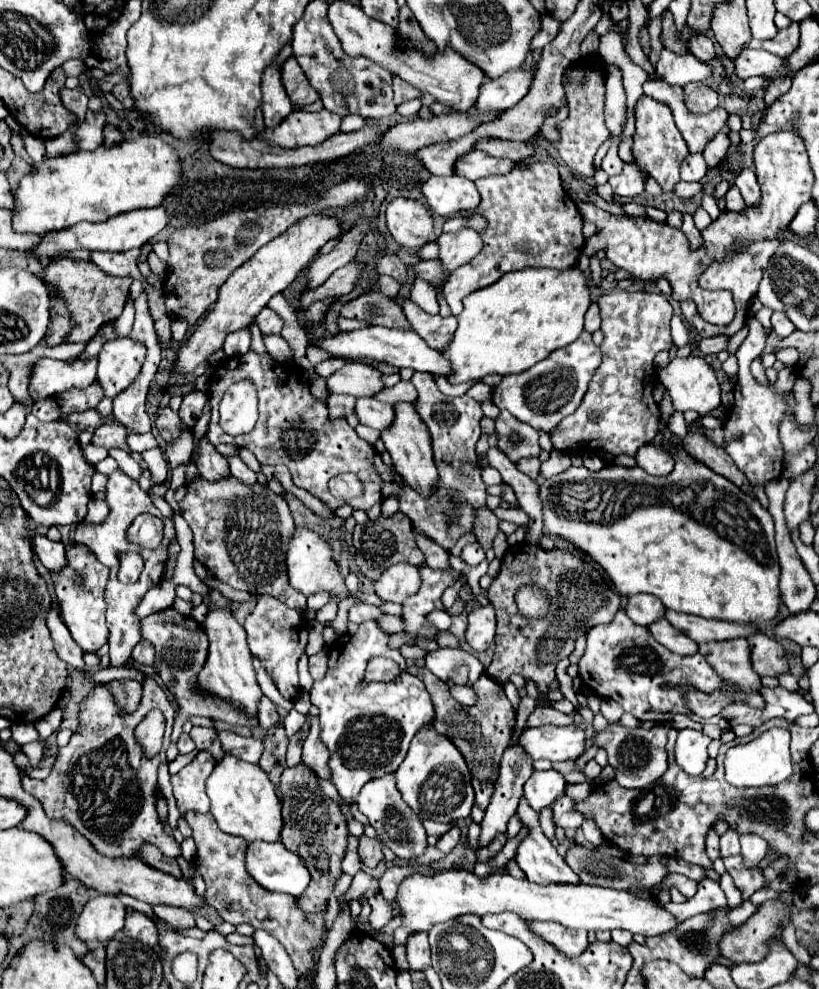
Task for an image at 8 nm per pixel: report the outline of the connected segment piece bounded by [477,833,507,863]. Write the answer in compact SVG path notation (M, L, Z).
M503 833L503 835L497 835L497 839L493 839L487 847L477 849L477 861L479 861L479 863L487 863L489 859L493 859L493 857L503 849L505 843L507 843L507 835L505 835L505 833Z

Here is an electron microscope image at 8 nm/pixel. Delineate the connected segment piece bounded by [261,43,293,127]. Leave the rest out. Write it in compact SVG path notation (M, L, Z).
M287 43L283 47L283 51L275 57L275 63L271 63L271 67L267 67L267 71L263 73L261 109L263 109L263 117L265 117L267 127L275 127L277 123L281 123L293 111L291 101L289 101L289 97L285 93L285 87L281 83L281 63L291 53L293 53L291 43Z

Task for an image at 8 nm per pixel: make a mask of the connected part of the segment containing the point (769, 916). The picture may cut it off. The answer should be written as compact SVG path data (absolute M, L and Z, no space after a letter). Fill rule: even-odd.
M781 901L763 903L757 913L733 933L723 935L719 941L721 957L733 965L759 963L767 955L769 941L779 937L779 923L791 917L791 907Z

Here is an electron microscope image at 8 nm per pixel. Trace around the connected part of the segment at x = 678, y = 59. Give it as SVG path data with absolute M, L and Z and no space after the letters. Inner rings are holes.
M661 49L657 59L657 73L665 77L667 83L685 85L685 79L709 79L713 77L711 65L701 63L691 55L671 55L667 49Z

